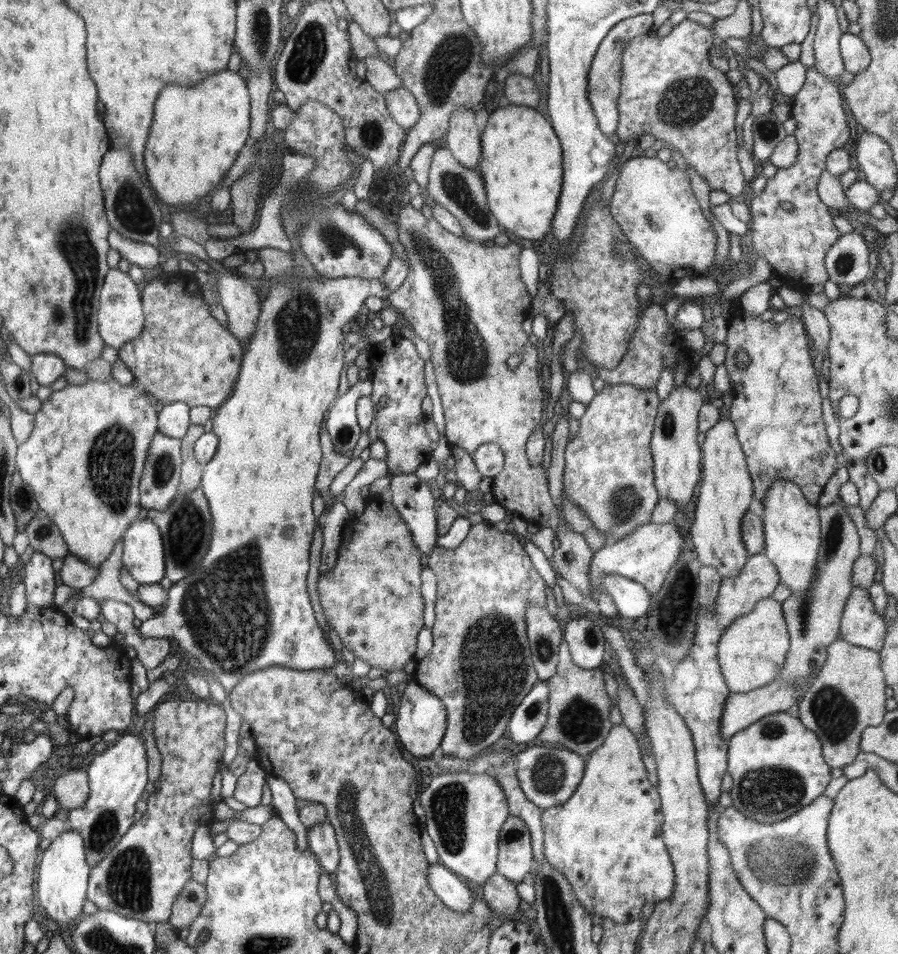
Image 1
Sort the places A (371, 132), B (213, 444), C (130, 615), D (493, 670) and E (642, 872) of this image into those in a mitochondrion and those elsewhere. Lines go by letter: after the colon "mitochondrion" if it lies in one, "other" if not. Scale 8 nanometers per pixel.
A: mitochondrion
B: other
C: other
D: mitochondrion
E: other

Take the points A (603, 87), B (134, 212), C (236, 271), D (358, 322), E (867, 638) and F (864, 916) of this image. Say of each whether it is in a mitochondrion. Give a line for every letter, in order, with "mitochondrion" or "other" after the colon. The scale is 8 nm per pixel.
A: mitochondrion
B: mitochondrion
C: other
D: other
E: other
F: other

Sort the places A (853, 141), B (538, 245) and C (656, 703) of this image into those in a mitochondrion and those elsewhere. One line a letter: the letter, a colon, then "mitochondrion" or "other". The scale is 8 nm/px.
A: other
B: other
C: other

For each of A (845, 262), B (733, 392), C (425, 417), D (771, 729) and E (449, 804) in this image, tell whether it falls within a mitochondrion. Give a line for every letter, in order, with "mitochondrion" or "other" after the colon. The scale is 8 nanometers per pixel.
A: mitochondrion
B: other
C: other
D: mitochondrion
E: mitochondrion

